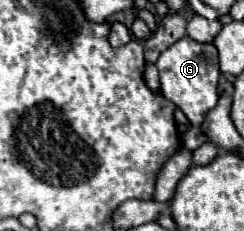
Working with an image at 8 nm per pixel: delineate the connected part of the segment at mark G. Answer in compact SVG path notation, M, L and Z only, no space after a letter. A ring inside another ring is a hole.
M188 36L172 44L168 50L160 54L156 60L158 72L160 72L160 90L162 94L174 102L190 120L192 126L200 126L206 114L216 106L218 102L218 50L214 44L200 44L196 40L190 40Z

